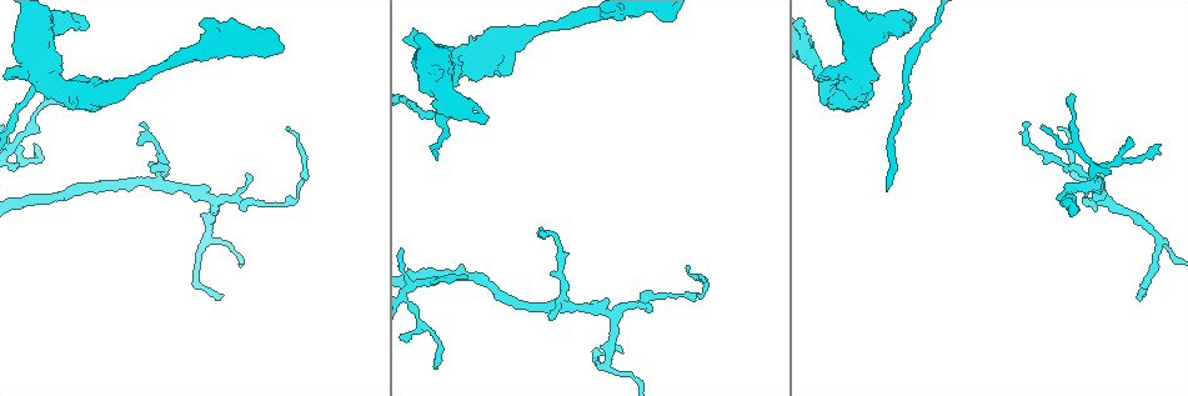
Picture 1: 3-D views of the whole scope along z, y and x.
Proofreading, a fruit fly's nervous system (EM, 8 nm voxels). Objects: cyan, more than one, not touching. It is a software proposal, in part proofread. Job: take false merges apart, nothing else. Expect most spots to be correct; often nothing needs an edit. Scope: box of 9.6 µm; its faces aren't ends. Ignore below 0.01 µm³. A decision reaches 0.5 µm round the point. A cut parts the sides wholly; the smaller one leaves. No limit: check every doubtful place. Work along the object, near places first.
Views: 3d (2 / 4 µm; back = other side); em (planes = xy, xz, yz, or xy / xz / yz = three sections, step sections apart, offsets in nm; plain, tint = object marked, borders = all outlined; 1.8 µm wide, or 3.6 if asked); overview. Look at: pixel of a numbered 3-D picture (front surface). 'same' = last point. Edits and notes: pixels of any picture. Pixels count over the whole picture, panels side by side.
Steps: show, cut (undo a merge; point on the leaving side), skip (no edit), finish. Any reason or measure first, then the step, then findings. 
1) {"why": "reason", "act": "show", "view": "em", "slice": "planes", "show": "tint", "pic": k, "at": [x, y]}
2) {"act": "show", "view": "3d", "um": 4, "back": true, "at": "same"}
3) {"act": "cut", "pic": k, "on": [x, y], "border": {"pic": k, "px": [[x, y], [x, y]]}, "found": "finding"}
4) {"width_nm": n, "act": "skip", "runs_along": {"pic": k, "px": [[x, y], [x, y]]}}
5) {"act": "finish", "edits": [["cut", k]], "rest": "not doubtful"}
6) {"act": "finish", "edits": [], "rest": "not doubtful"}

{"why": "narrows sharply", "act": "show", "view": "em", "um": 3.6, "slice": "yz", "step": 8, "show": "tint", "pic": 1, "at": [26, 67]}

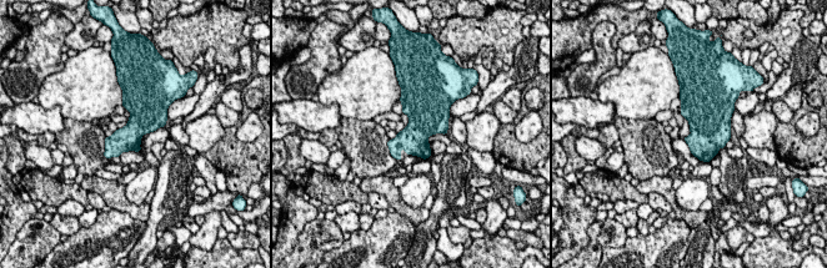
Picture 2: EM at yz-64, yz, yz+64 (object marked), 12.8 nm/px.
{"act": "show", "view": "em", "um": 3.6, "slice": "planes", "show": "tint", "at": "same"}

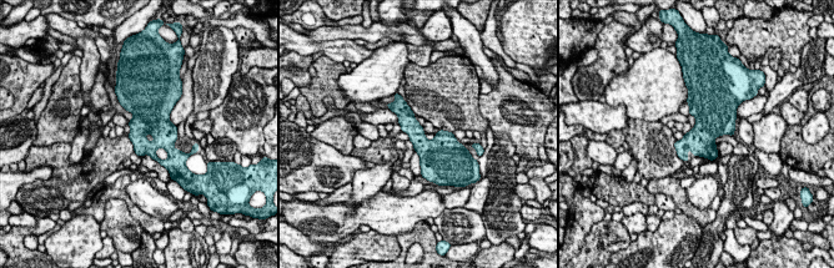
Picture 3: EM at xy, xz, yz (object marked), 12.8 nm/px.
{"width_nm": 260, "act": "skip", "found": "all the same neuron"}

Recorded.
{"why": "abrupt turn", "act": "show", "view": "em", "slice": "planes", "show": "tint", "pic": 1, "at": [64, 87]}

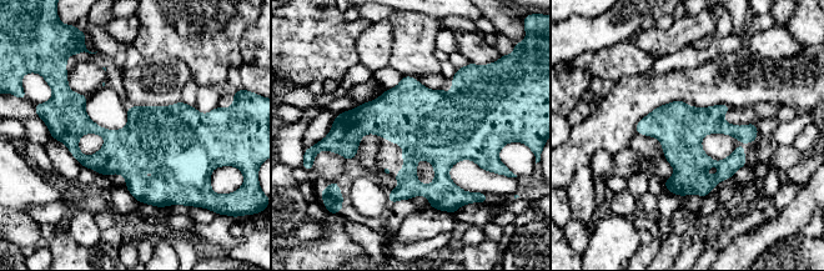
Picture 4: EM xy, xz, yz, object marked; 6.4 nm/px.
{"act": "skip", "found": "all the same neuron"}

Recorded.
{"why": "thick turns thin", "act": "show", "view": "em", "um": 3.6, "slice": "xy", "step": 8, "show": "borders", "pic": 1, "at": [889, 19]}

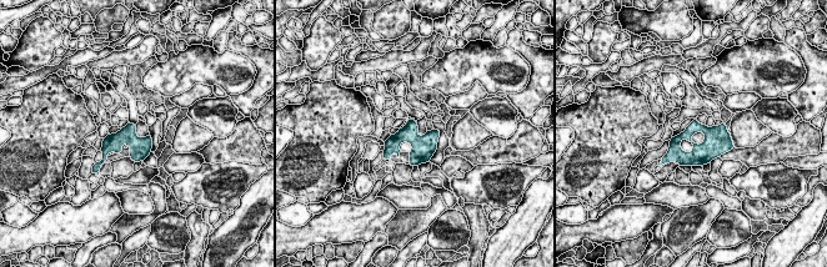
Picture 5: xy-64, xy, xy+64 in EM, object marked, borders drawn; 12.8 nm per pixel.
{"why": "another direction", "act": "show", "view": "em", "um": 3.6, "slice": "planes", "show": "borders", "at": "same"}

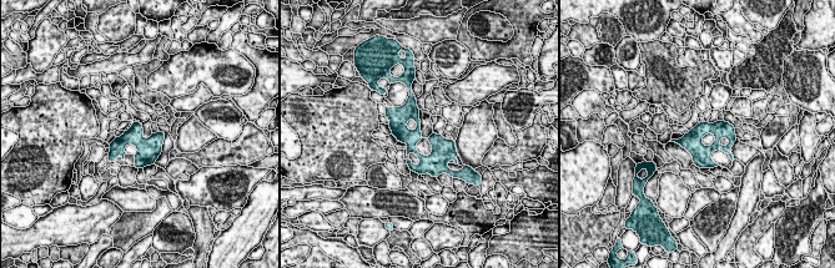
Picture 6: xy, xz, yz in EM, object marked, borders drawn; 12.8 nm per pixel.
{"width_nm": 260, "act": "skip", "found": "continuous, no second neuron"}

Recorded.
{"why": "sudden change in width", "act": "show", "view": "3d", "um": 2, "pic": 1, "at": [503, 63]}

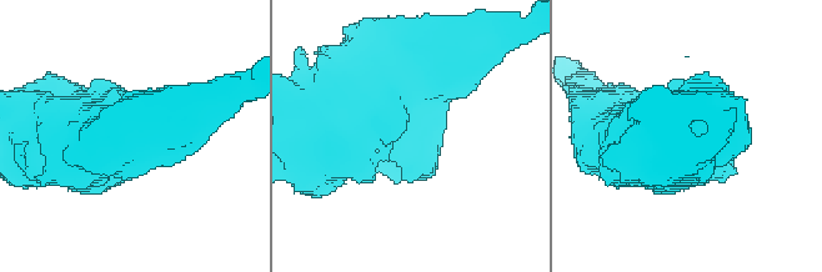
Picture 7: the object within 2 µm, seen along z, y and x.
{"why": "shape alone is not enough", "act": "show", "view": "em", "slice": "planes", "show": "plain", "pic": 7, "at": [402, 145]}

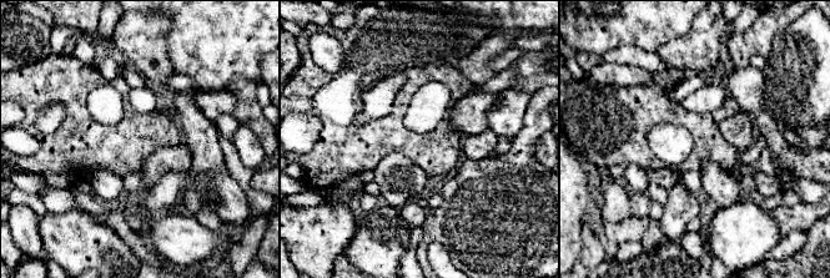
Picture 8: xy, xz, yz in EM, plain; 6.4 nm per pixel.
{"act": "show", "view": "em", "slice": "planes", "show": "tint", "at": "same"}

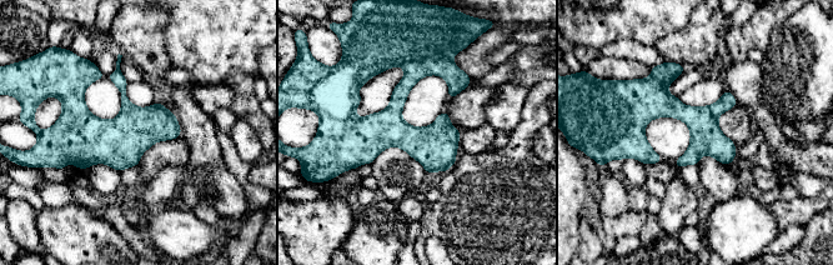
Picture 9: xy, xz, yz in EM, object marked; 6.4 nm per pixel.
{"act": "skip", "runs_along": {"pic": 9, "px": [[411, 59], [392, 115], [350, 165]]}, "found": "all the same neuron"}

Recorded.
{"why": "sudden change in width", "act": "show", "view": "3d", "um": 4, "pic": 1, "at": [847, 19]}

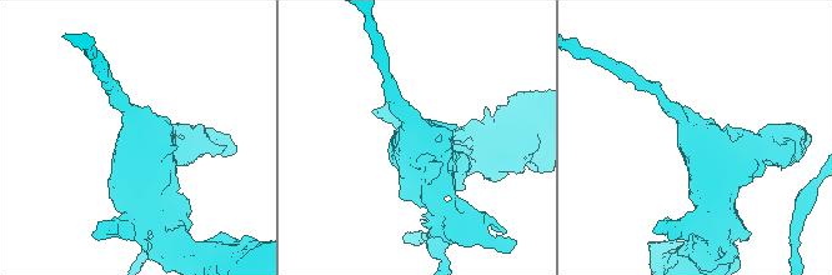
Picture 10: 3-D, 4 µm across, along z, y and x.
{"act": "show", "view": "em", "um": 3.6, "slice": "xy", "step": 4, "show": "tint", "pic": 10, "at": [418, 139]}

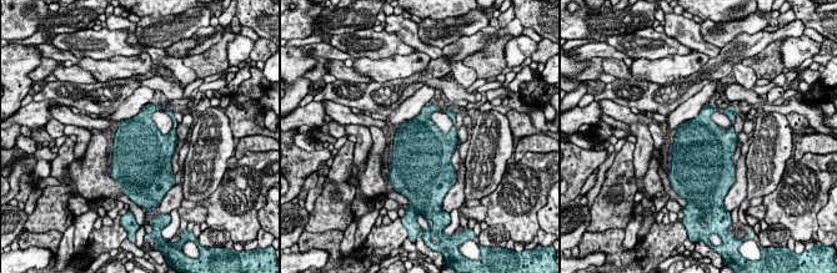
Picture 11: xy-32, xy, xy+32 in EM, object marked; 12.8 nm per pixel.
{"act": "skip", "found": "one neuron here"}

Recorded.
{"act": "finish", "edits": [], "rest": "not doubtful"}

